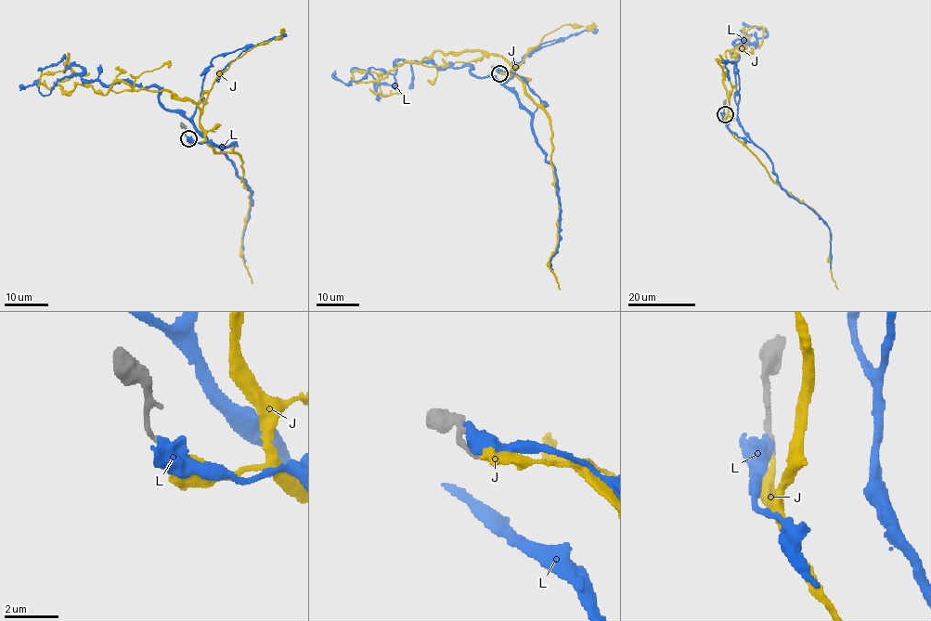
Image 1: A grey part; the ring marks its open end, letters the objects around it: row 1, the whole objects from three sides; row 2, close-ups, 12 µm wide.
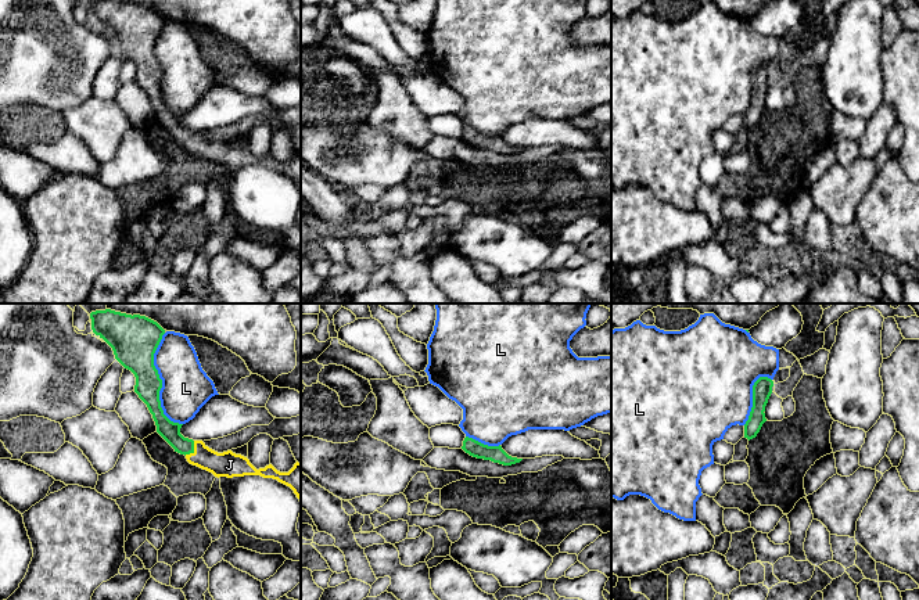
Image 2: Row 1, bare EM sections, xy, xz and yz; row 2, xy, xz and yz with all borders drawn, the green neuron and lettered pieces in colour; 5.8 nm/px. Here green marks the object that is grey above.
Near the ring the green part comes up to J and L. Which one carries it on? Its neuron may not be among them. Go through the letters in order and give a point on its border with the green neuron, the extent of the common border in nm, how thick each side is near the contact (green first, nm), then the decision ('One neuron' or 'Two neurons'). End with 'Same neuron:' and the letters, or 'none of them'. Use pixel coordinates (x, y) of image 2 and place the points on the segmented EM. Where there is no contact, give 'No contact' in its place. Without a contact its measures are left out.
J: Touches green at xy (193, 451). Shared border 110 nm. Thickness 110 nm (green) against 150 nm. One neuron
L: Touches green at xy (161, 383). Shared border 550 nm. Thickness 220 nm (green) against 280 nm. Two neurons
Same neuron: J

